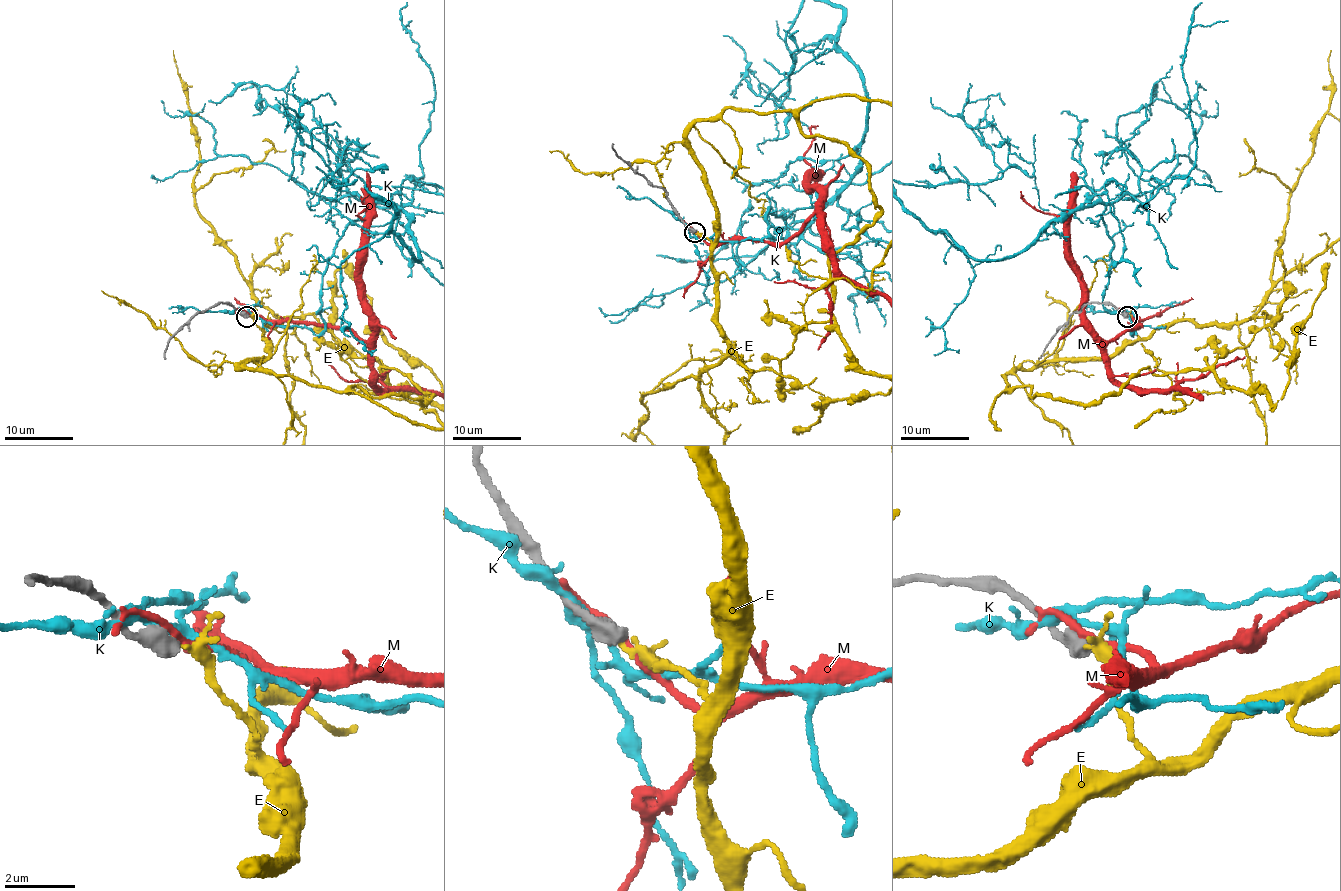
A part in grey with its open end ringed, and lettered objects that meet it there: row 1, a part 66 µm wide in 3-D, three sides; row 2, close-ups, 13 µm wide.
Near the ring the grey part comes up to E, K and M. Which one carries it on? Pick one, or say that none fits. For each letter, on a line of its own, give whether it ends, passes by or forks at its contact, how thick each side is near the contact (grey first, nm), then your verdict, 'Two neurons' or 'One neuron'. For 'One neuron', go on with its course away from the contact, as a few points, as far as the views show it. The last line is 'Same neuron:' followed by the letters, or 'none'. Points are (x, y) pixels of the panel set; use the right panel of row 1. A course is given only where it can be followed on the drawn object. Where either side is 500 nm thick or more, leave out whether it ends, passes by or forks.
E: Thickness 550 nm (grey) against 130 nm. Two neurons
K: Thickness 600 nm (grey) against 240 nm. Two neurons
M: Thickness 550 nm (grey) against 180 nm. Two neurons
Same neuron: none

